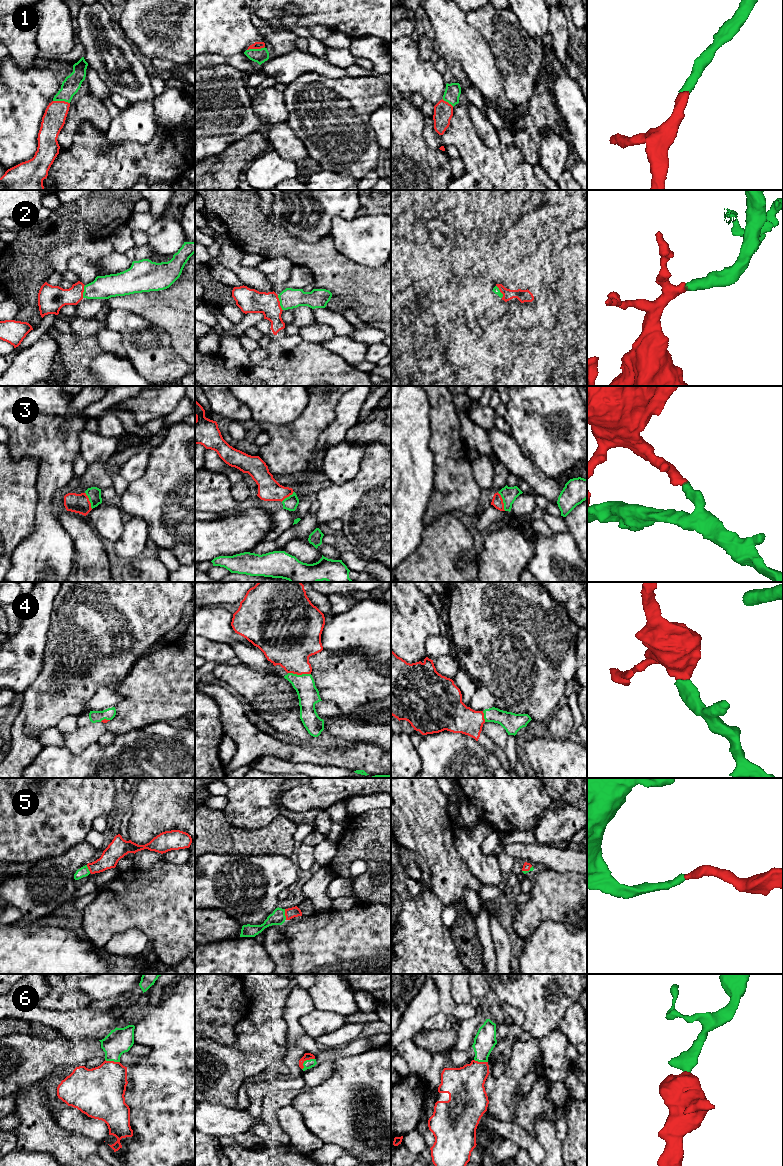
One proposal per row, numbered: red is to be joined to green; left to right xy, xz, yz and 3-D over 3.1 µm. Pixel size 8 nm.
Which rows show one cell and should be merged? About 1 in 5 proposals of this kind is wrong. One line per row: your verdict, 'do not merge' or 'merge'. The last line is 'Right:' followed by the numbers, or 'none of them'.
1: merge
2: merge
3: merge
4: merge
5: merge
6: merge
Right: 1, 2, 3, 4, 5, 6

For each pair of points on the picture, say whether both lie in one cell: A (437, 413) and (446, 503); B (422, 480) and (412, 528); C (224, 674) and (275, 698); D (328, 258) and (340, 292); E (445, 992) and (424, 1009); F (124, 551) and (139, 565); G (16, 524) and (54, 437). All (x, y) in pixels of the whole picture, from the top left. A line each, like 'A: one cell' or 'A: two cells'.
A: one cell
B: one cell
C: one cell
D: one cell
E: two cells
F: two cells
G: two cells

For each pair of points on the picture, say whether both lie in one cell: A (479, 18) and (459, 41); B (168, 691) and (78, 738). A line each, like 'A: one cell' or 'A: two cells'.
A: two cells
B: one cell

